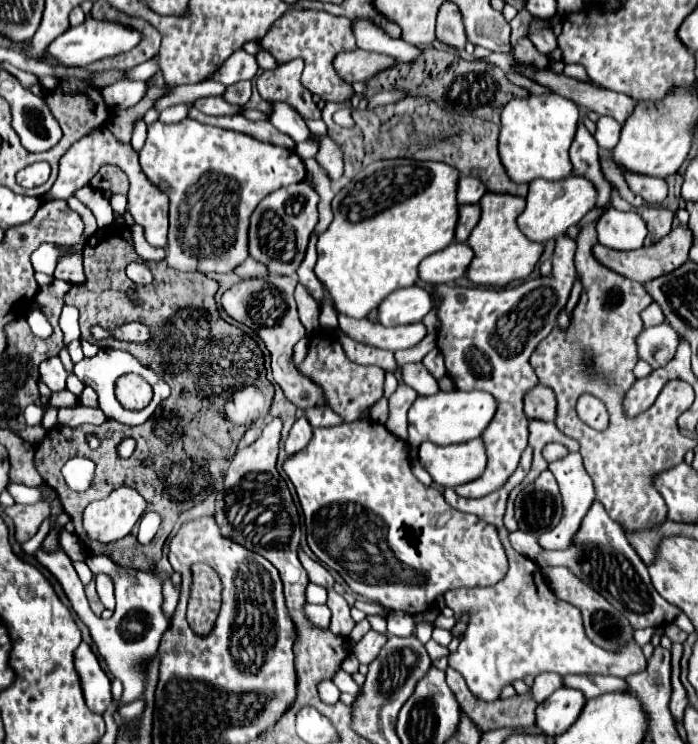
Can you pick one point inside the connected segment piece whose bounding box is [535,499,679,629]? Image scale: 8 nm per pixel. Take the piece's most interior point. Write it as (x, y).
(600, 550)

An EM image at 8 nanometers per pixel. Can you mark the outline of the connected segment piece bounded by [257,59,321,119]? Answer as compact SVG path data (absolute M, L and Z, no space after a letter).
M303 59L279 65L275 71L265 71L257 79L257 89L265 101L283 101L295 107L305 119L321 119L319 107L313 103L311 93L301 85Z

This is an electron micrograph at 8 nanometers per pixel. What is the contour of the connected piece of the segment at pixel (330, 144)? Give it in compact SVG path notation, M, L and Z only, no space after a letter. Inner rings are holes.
M323 135L323 139L315 139L315 141L319 147L317 155L315 155L317 163L327 173L331 183L339 181L343 175L343 151L341 151L341 147L329 135Z

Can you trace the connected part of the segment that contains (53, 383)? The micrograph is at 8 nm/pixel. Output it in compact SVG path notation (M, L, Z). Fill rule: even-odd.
M51 357L51 359L41 363L41 379L45 381L45 385L51 391L63 391L65 383L67 383L67 377L69 377L69 373L63 367L59 357Z

